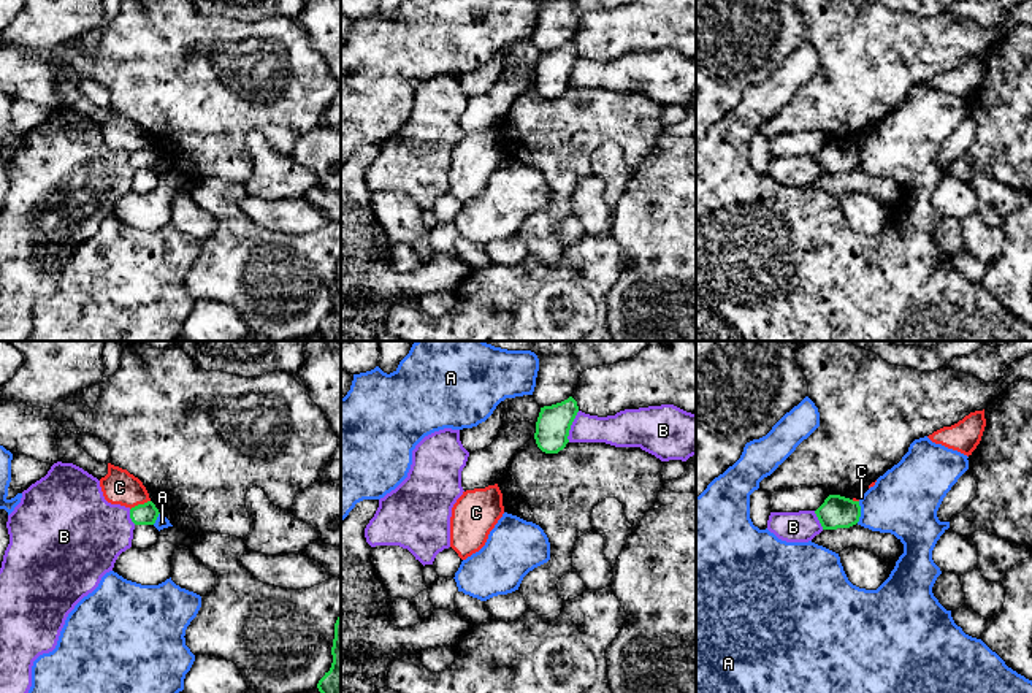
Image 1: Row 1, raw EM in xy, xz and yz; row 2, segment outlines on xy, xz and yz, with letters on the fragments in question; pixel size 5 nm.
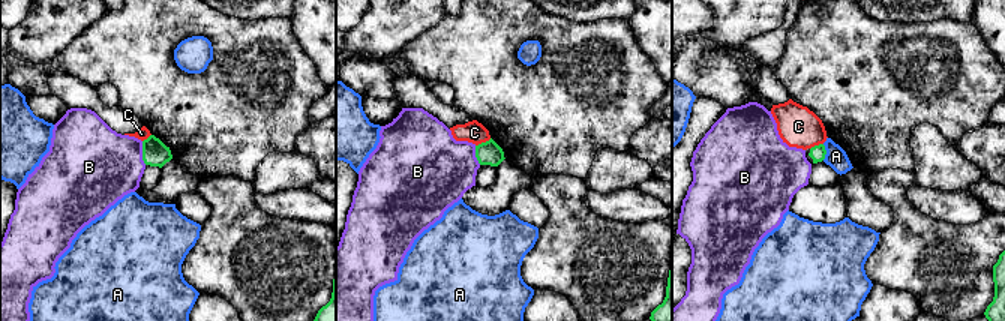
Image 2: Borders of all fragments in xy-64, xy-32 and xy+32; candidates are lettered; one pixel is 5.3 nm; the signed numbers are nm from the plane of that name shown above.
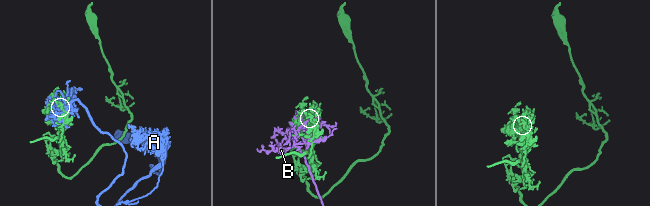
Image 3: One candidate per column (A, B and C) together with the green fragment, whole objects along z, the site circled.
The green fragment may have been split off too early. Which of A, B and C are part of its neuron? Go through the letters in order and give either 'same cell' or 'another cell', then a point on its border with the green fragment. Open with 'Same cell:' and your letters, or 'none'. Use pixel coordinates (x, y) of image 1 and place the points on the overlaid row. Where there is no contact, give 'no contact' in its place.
Same cell: none
A: another cell; meets green in yz at (860, 513)
B: another cell; meets green in xz at (569, 427)
C: another cell; meets green in xy at (140, 505)

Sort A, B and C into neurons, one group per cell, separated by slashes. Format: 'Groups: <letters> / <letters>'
Groups: A / B / C

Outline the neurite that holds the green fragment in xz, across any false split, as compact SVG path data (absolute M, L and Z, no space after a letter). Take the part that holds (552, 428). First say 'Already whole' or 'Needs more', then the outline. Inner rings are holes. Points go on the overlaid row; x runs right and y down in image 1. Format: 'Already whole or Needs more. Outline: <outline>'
Already whole. Outline: M568 400L541 408L534 439L537 447L545 454L558 454L569 442L569 430L579 412L577 401Z

